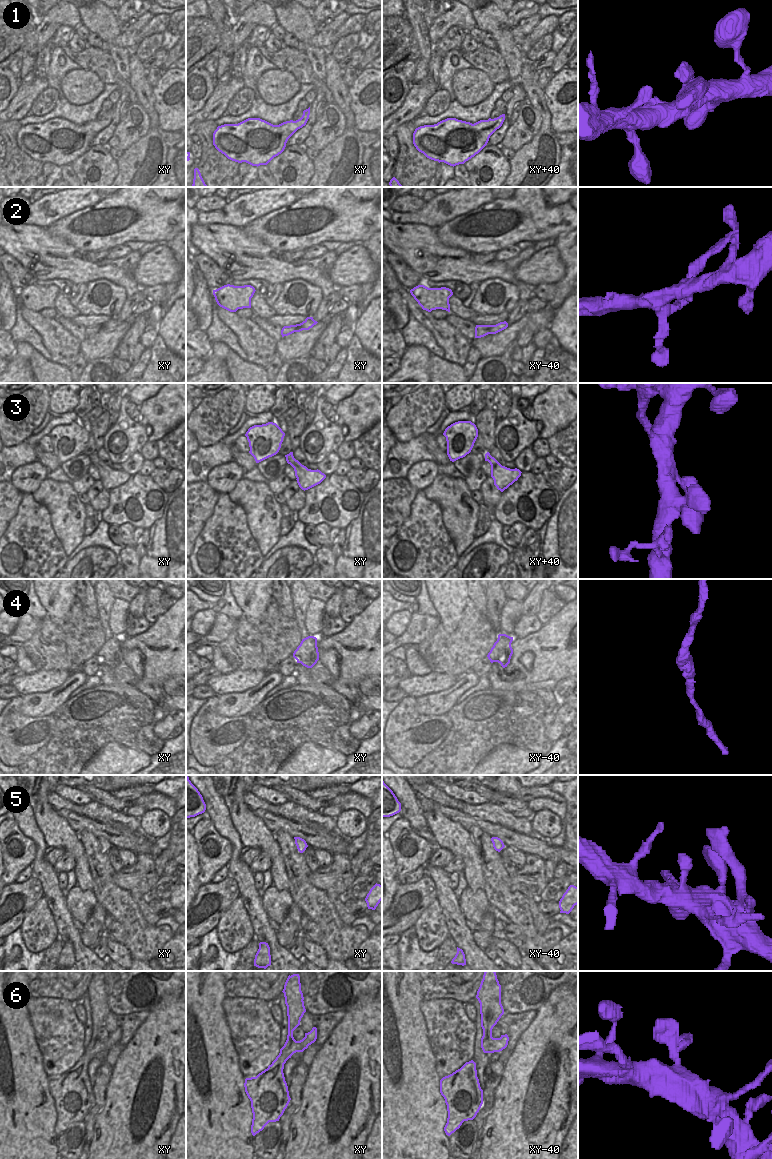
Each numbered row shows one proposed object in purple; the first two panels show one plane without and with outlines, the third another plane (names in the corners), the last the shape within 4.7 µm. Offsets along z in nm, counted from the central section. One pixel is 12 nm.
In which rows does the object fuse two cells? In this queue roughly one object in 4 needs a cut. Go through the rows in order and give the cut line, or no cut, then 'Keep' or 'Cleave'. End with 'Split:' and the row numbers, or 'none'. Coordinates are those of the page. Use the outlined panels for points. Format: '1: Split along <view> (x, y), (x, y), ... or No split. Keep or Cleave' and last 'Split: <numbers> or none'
1: No split. Keep
2: Split along xy (314, 320), (312, 325). Cleave
3: No split. Keep
4: No split. Keep
5: No split. Keep
6: No split. Keep
Split: 2.

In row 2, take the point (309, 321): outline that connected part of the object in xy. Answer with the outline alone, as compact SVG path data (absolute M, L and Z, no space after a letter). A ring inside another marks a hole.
M307 317L302 323L290 326L284 326L281 330L282 337L288 336L294 332L300 332L302 330L309 330L314 325L313 317Z

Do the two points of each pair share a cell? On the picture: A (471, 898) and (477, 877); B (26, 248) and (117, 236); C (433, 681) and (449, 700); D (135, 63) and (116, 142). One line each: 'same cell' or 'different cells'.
A: different cells
B: different cells
C: different cells
D: different cells

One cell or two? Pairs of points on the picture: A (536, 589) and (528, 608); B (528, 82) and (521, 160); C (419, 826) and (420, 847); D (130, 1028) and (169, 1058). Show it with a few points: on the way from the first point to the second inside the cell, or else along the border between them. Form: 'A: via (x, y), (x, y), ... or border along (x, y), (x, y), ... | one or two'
A: via (535, 594), (531, 603) | one
B: via (537, 101), (545, 113), (545, 130), (538, 141) | one
C: border along (404, 817), (415, 832), (436, 847) | two
D: border along (148, 1011), (147, 1018), (123, 1046) | two

